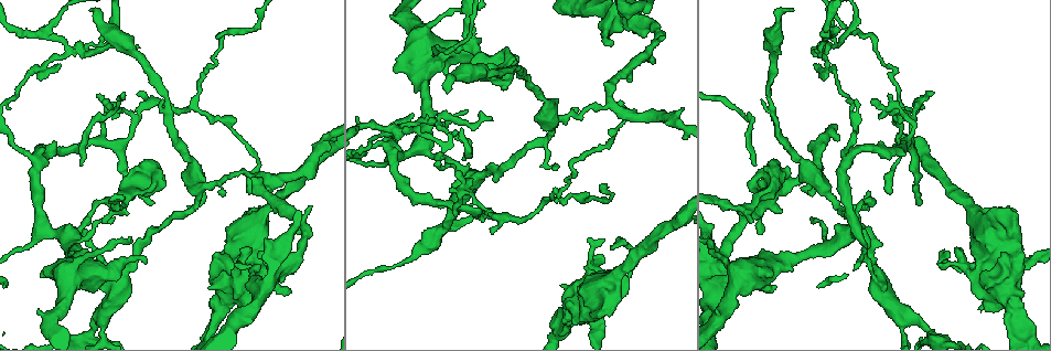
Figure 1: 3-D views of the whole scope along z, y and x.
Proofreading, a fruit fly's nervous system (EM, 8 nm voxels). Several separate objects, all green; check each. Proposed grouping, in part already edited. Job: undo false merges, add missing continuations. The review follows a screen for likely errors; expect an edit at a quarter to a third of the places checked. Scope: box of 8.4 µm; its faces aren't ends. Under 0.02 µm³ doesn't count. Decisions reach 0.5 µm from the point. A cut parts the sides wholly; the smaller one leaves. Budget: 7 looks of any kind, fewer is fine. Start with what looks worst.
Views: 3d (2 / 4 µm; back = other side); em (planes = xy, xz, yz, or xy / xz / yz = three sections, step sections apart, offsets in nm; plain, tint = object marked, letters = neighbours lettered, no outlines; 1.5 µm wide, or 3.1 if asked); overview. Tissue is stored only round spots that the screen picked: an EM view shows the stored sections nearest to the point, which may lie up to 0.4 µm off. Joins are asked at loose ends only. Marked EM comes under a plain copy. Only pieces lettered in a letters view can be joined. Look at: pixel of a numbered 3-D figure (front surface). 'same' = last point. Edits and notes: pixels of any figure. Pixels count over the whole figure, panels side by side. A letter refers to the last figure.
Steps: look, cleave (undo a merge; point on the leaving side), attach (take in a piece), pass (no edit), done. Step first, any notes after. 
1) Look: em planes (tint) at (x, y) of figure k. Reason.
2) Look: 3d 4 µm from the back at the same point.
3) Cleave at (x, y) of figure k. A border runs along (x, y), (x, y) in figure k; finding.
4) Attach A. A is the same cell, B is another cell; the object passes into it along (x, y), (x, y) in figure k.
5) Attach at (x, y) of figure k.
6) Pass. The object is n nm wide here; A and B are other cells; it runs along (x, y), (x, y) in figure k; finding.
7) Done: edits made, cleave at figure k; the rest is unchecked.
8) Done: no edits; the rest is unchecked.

Look: 3d 4 µm at (751, 220) of figure 1. Branch stops here.

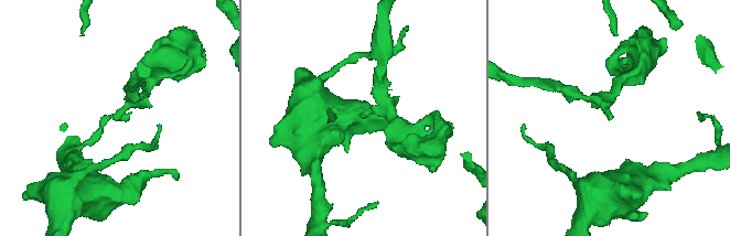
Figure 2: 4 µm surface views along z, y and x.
Look: em xz step 4 (letters) at (365, 112) of figure 2.

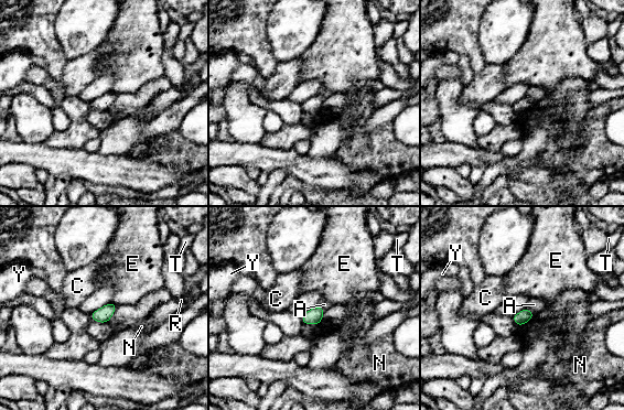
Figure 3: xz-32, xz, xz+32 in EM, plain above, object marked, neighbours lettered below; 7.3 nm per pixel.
Look: em planes (letters) at the same point.

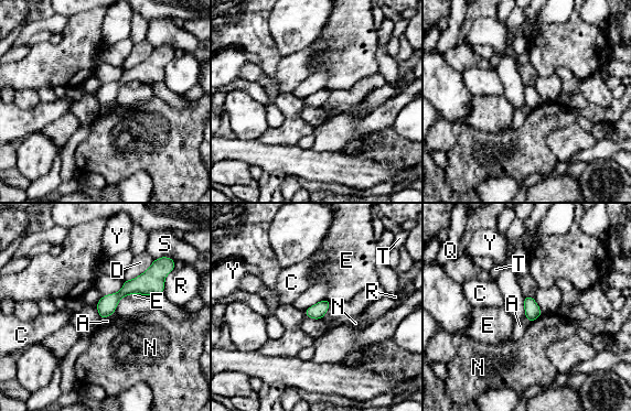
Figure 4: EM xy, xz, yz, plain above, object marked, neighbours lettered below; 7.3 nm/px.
Pass. A, C, D, E, N, Q, R, S, T and Y are other cells; a border runs along (115, 312), (102, 320) in figure 4; none of them fits.

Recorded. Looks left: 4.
Look: 3d 4 µm at (821, 186) of figure 1. Arms part here.

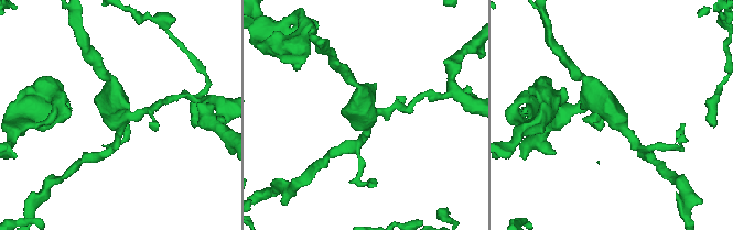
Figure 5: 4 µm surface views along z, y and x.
Look: em yz step 8 (tint) at (121, 114) of figure 5. 3 arms meet here.

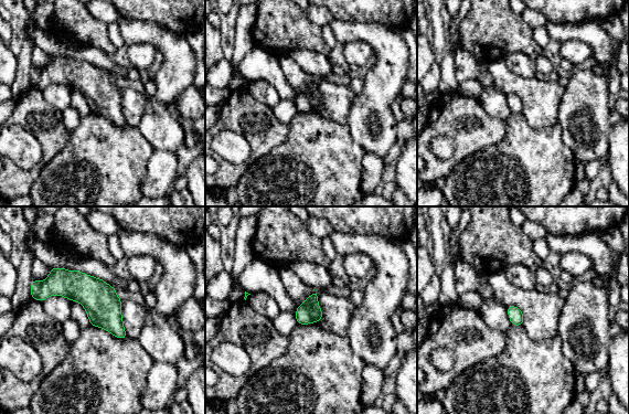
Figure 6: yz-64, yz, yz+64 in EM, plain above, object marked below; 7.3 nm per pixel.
Look: em planes (letters) at the same point. Cut it another way.

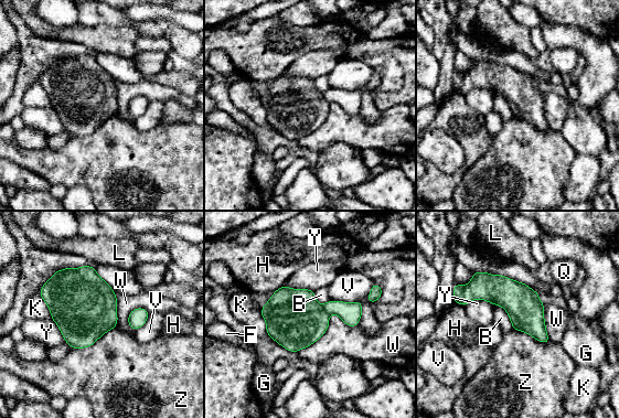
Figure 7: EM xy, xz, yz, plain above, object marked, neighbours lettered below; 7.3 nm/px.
Cleave at (294, 318) of figure 7. The object is 260 nm wide here; B, F, G, H, K, L, Q, V, W, Y and Z are other cells; the part that leaves runs along (461, 292), (500, 292), (545, 339) in figure 7; two neurons meet here.

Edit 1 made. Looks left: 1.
Done: edits made, cleave at figure 7; the rest is unchecked.

